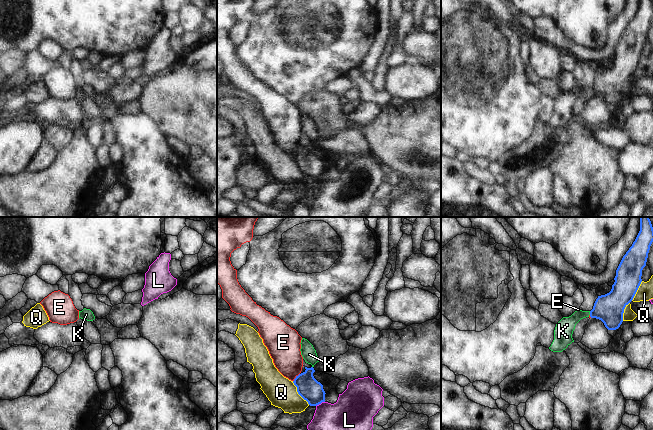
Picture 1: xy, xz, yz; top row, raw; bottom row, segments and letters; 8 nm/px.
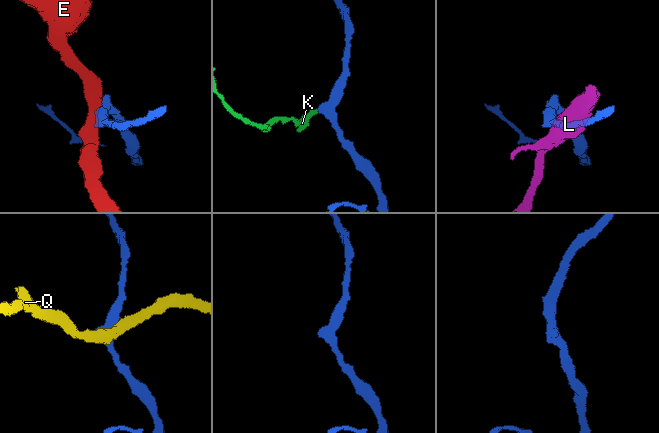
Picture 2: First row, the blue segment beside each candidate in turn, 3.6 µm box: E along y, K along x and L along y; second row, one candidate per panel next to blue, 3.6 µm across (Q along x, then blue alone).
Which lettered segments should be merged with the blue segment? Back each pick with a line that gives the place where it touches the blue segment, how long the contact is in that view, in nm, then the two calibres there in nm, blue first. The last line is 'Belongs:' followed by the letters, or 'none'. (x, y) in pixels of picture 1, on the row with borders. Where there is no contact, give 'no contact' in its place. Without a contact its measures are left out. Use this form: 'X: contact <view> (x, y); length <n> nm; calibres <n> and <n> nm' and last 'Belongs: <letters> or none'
K: contact yz (590, 313); length 30 nm; calibres 240 and 150 nm
Belongs: K

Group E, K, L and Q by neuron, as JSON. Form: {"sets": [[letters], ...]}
{"sets": [["E"], ["K"], ["L"], ["Q"]]}

